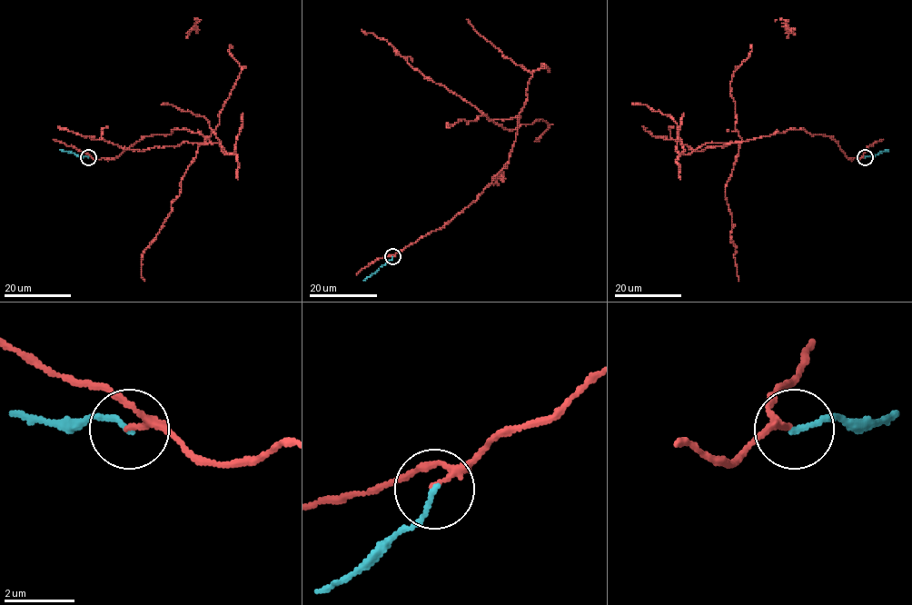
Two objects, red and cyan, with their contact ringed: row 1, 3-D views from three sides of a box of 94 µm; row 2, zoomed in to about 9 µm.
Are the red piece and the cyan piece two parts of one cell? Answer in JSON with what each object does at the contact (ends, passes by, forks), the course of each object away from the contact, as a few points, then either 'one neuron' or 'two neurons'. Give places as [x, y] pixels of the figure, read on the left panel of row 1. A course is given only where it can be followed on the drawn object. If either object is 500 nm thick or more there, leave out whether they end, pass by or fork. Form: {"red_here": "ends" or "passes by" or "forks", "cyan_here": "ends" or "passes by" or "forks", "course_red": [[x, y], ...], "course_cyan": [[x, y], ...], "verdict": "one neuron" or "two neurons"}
{"red_here": "passes by", "cyan_here": "ends", "course_red": [[87, 156], [114, 159], [145, 135], [175, 128], [212, 143], [141, 152], [57, 125]], "course_cyan": [[88, 156], [60, 150]], "verdict": "one neuron"}

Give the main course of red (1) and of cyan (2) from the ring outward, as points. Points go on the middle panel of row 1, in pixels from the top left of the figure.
1: (391, 257), (441, 229), (474, 202), (509, 161), (518, 118), (489, 120), (414, 70), (386, 40), (361, 30)
2: (392, 257), (363, 280)

